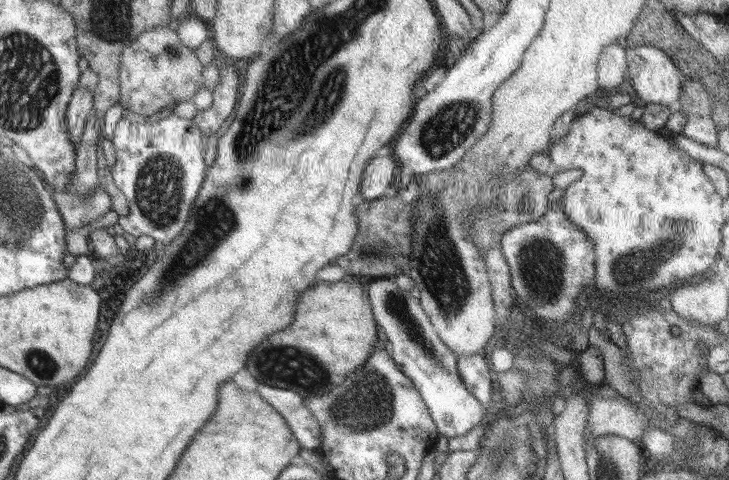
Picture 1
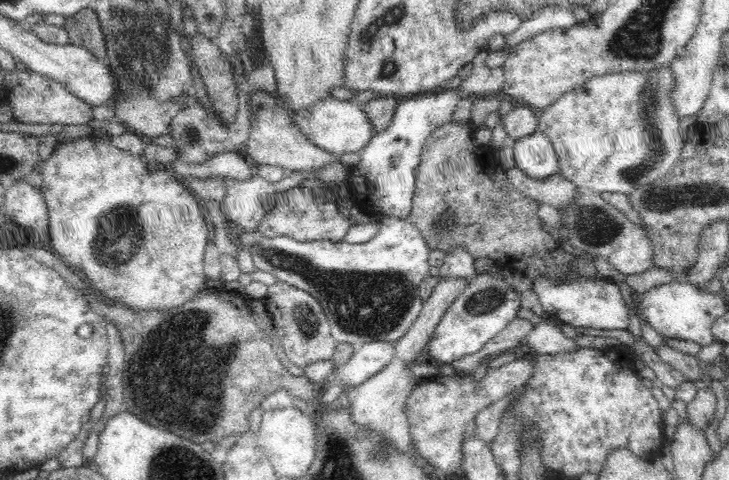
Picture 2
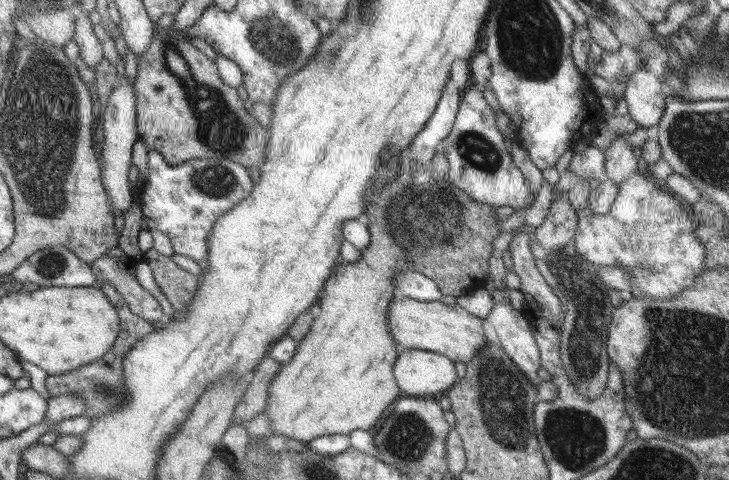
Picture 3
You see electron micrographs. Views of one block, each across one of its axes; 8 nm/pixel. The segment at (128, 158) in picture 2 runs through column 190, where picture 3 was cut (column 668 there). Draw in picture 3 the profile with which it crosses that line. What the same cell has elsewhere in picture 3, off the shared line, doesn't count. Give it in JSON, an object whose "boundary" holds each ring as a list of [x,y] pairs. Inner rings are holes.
{"boundary":[[[633,174],[625,182],[619,184],[617,196],[611,204],[609,214],[595,216],[589,208],[577,212],[579,220],[575,226],[575,236],[571,240],[579,258],[589,260],[597,268],[603,266],[619,266],[629,274],[631,294],[633,298],[651,298],[651,300],[671,300],[671,296],[679,296],[681,290],[691,288],[701,272],[705,272],[705,250],[695,240],[693,232],[697,228],[697,220],[693,220],[693,212],[689,206],[679,202],[679,196],[669,194],[663,186],[659,186],[647,174]]]}

